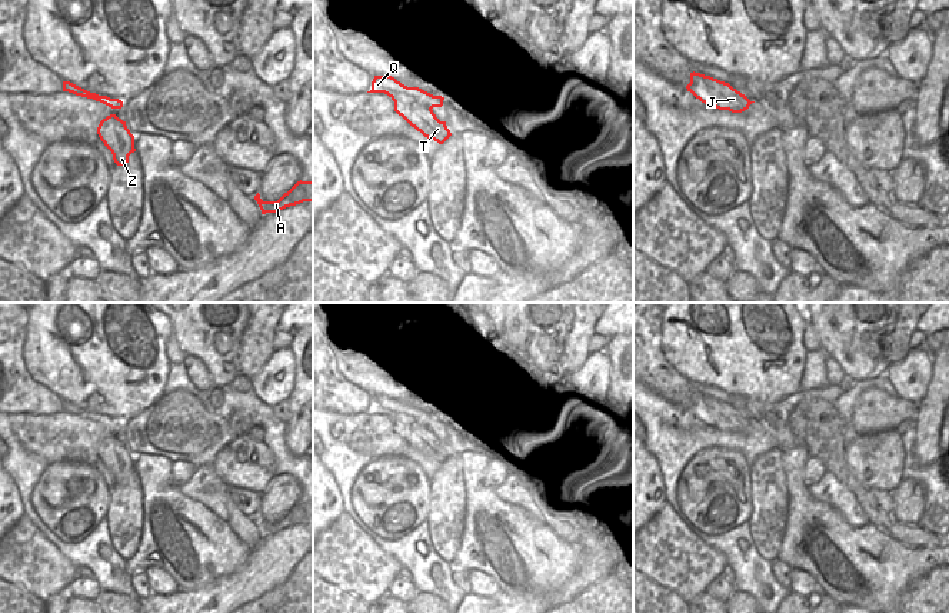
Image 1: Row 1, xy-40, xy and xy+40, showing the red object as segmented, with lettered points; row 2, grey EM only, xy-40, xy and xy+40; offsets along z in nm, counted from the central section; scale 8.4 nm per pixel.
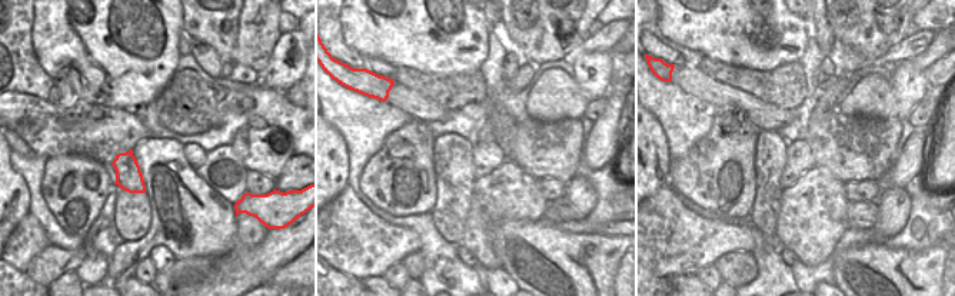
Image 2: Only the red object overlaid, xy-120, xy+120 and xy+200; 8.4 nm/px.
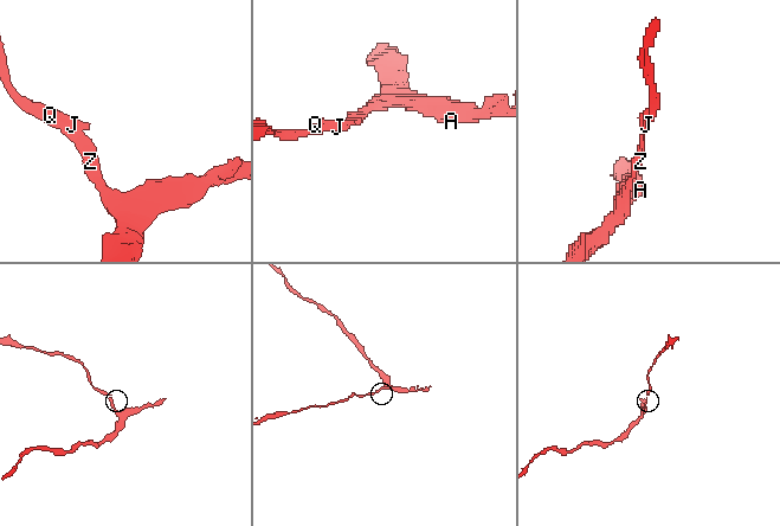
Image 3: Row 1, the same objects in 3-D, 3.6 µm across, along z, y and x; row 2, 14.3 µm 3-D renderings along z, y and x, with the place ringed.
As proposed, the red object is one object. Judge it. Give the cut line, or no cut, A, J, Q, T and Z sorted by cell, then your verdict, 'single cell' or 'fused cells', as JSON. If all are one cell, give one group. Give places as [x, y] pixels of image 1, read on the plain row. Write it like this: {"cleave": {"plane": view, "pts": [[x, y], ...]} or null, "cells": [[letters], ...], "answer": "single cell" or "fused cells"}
{"cleave": null, "cells": [["A", "J", "Q", "T", "Z"]], "answer": "single cell"}

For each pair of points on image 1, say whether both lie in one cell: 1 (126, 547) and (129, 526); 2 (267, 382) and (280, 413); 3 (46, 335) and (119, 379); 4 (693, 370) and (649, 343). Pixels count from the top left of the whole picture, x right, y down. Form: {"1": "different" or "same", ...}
{"1": "same", "2": "different", "3": "same", "4": "different"}

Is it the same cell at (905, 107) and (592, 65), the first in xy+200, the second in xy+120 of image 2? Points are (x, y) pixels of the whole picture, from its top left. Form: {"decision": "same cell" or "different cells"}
{"decision": "same cell"}

